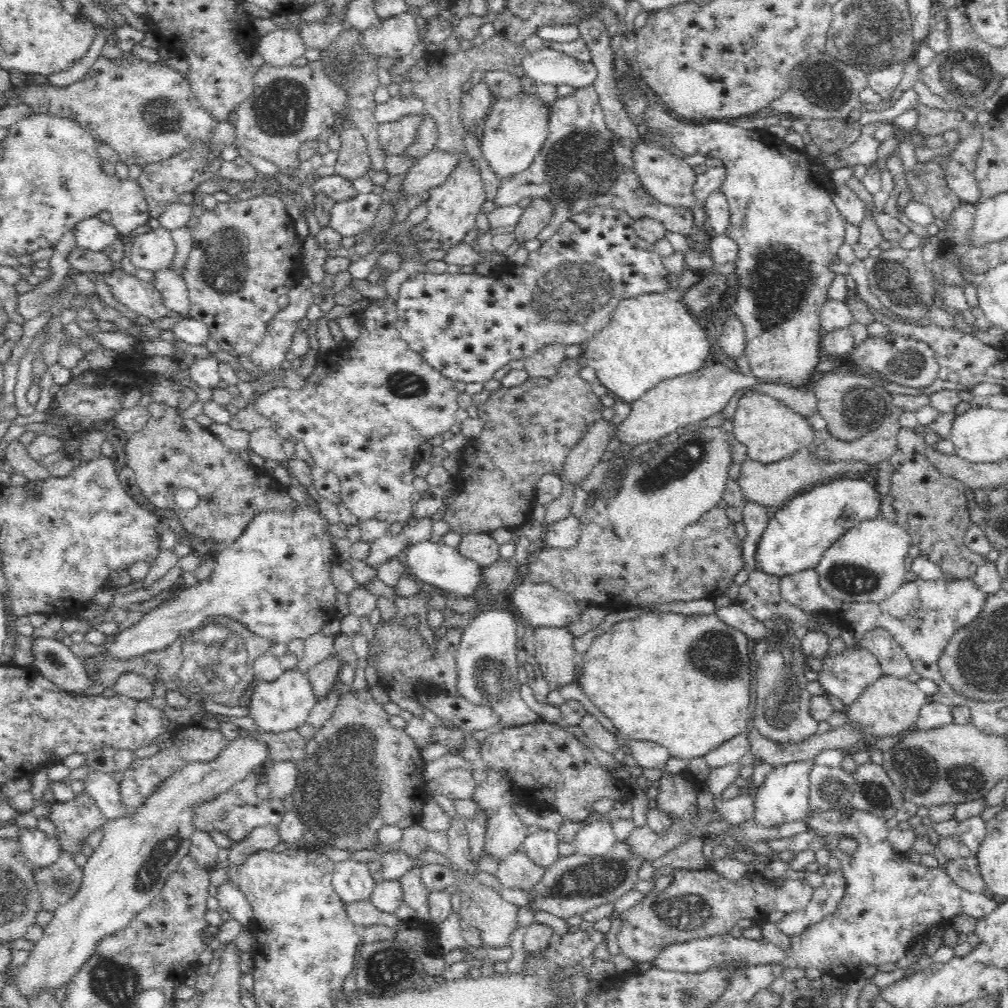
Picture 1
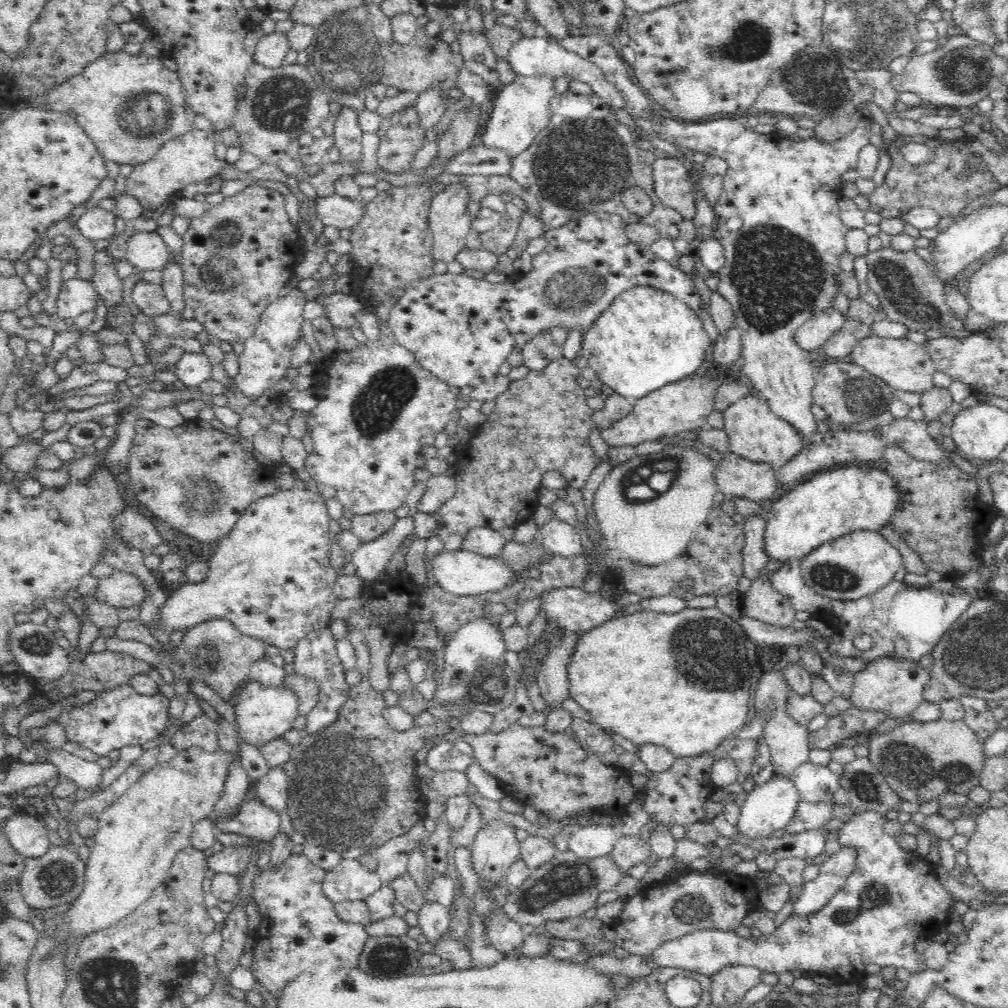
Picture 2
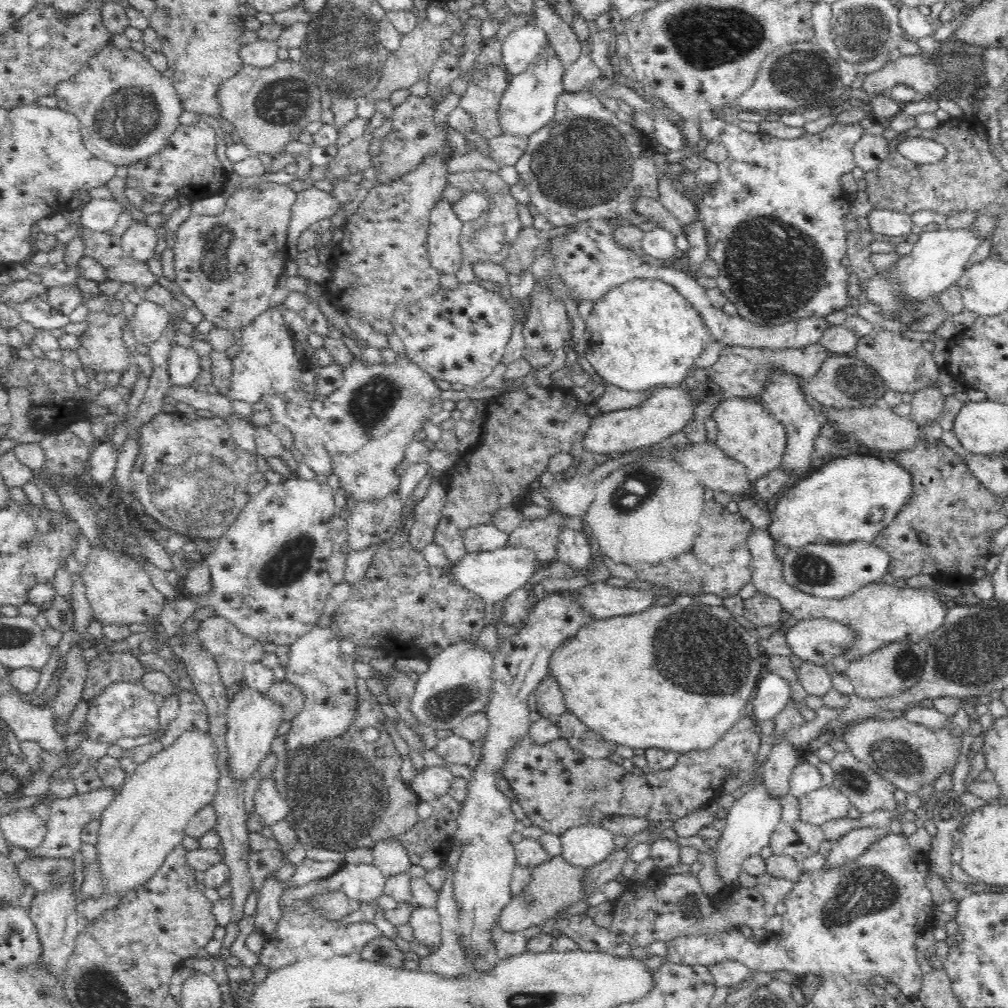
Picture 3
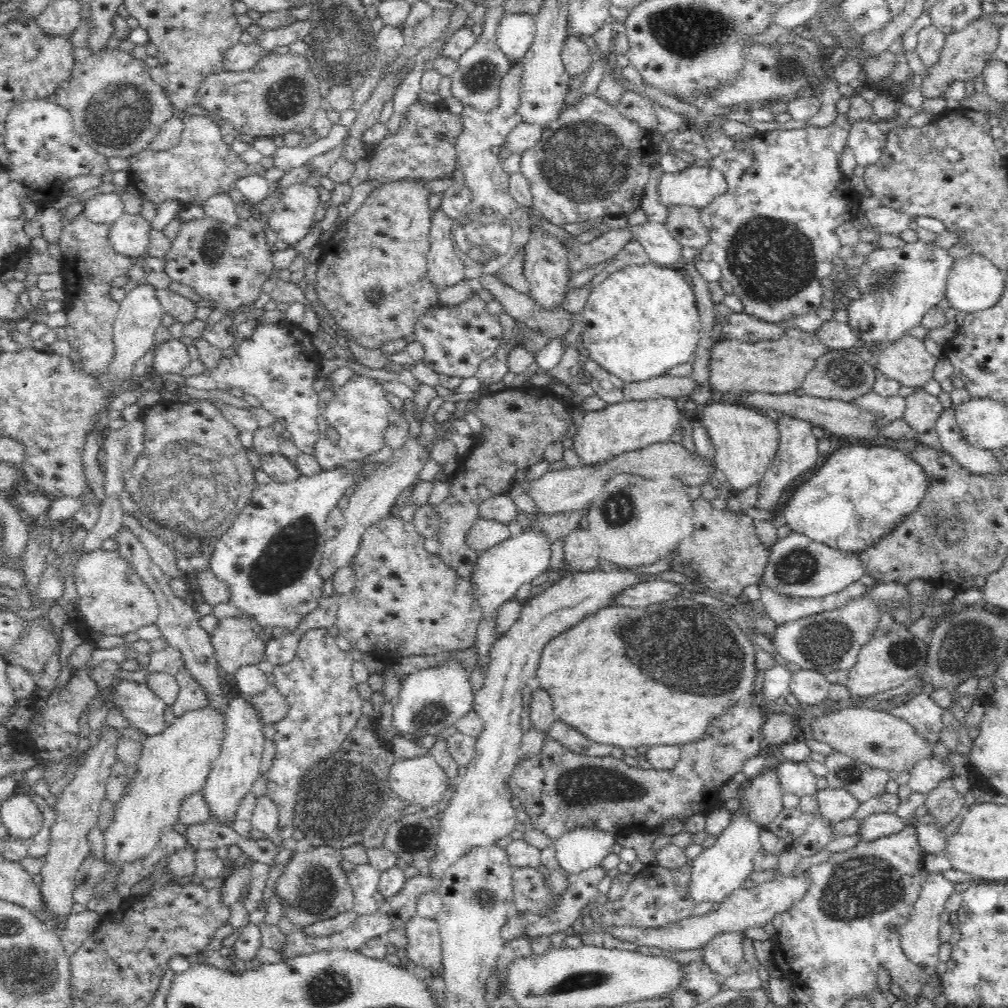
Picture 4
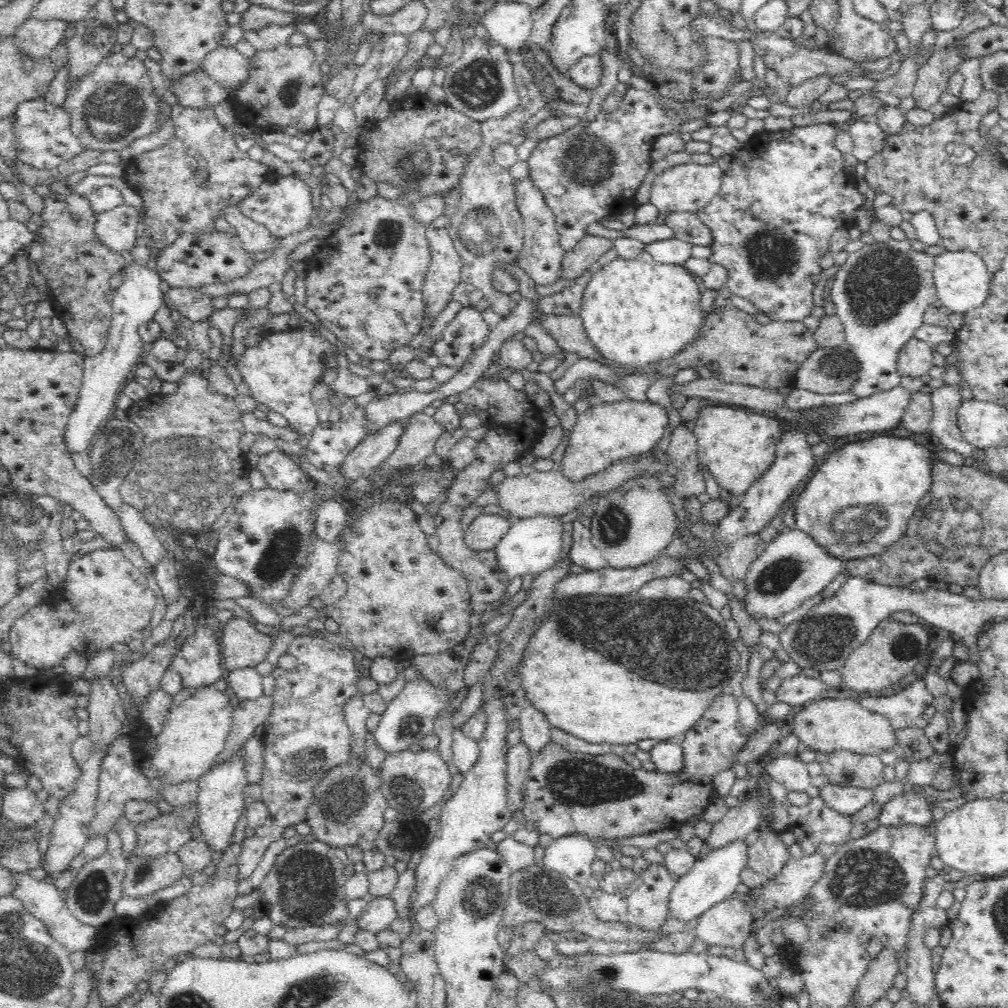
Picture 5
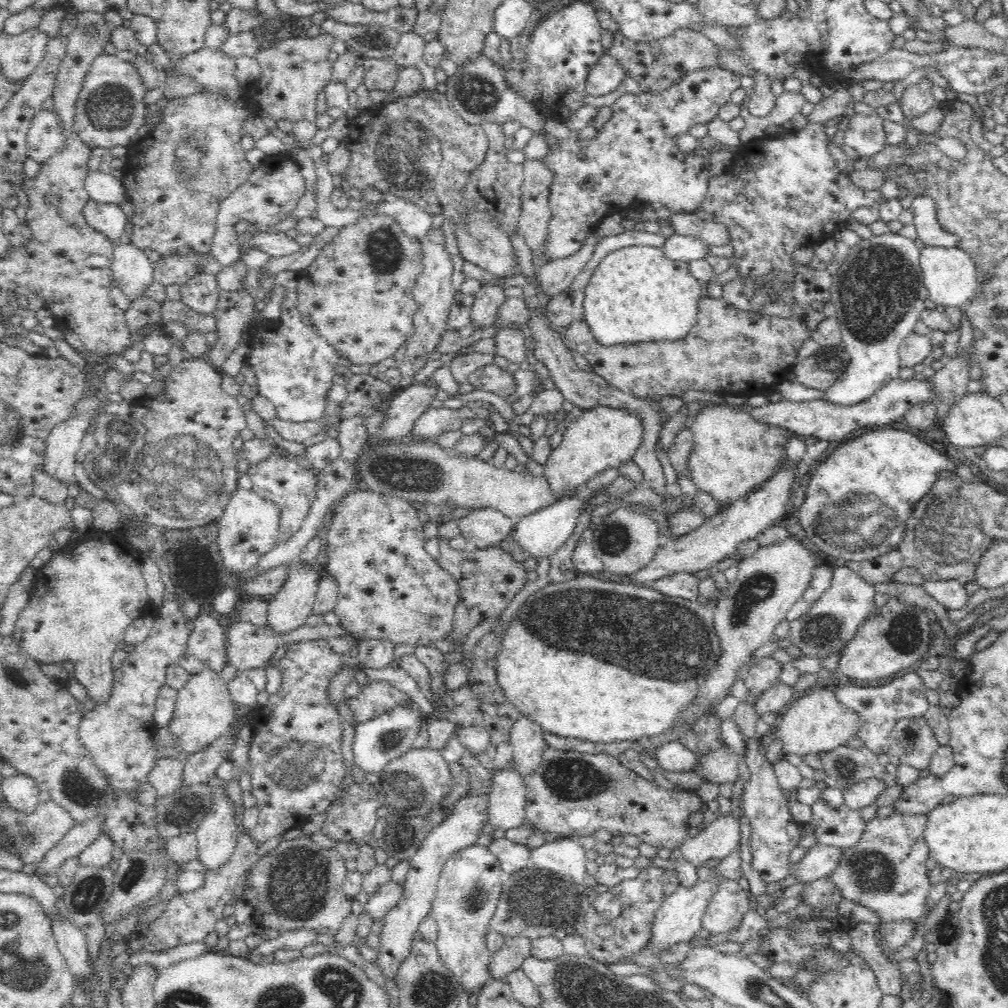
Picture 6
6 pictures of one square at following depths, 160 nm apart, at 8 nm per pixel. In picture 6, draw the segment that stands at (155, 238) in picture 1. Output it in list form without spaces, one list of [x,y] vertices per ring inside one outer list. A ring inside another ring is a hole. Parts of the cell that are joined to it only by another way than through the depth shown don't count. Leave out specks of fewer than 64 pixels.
[[[88,198],[81,213],[89,226],[105,232],[115,242],[127,228],[127,217],[118,204],[104,204]]]

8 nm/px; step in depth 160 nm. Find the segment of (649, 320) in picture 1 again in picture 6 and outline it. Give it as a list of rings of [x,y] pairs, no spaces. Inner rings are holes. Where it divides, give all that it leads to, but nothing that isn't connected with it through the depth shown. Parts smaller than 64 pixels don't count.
[[[630,244],[608,252],[594,270],[585,288],[584,321],[602,344],[620,344],[684,337],[697,323],[699,302],[705,293],[704,285],[689,271],[686,260],[672,260],[666,256],[666,247]]]

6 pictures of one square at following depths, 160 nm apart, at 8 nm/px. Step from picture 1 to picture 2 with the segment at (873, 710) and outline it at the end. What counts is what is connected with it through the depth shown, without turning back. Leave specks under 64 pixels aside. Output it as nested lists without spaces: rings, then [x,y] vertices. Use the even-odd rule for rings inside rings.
[[[894,655],[879,657],[856,672],[849,700],[854,706],[866,710],[885,710],[891,719],[910,715],[922,701],[922,690],[930,678],[928,670],[918,660]]]

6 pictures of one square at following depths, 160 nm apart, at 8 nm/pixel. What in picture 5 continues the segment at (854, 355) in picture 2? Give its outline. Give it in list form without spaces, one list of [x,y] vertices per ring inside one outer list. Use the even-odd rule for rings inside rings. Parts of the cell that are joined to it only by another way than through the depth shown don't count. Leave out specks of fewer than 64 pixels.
[[[912,337],[899,352],[897,364],[901,376],[920,377],[932,368],[932,346],[916,337]]]

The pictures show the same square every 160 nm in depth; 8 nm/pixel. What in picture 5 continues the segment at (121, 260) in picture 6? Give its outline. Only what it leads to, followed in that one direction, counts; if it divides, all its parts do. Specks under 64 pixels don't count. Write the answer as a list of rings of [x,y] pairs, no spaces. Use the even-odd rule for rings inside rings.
[[[126,255],[126,262],[122,269],[124,270],[122,284],[115,288],[113,293],[113,327],[109,328],[106,346],[102,352],[93,357],[83,356],[83,379],[78,392],[78,400],[76,400],[76,404],[74,404],[70,416],[68,416],[64,432],[62,432],[62,445],[66,447],[66,453],[68,454],[86,453],[94,441],[92,437],[96,434],[100,422],[112,417],[112,413],[116,408],[114,402],[119,395],[118,388],[127,377],[132,375],[132,368],[138,364],[140,355],[145,351],[144,342],[138,335],[137,327],[153,319],[160,302],[162,302],[162,299],[160,299],[160,284],[163,280],[156,269],[152,270],[146,264],[138,264],[133,257],[128,255]]]

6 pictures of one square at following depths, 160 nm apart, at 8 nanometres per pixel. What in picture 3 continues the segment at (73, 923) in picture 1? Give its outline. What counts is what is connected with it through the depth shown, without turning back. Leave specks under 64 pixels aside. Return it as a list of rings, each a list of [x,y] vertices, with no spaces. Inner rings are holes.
[[[186,728],[170,744],[159,749],[146,762],[138,764],[125,780],[124,786],[112,803],[100,816],[97,860],[105,877],[105,891],[127,893],[142,884],[162,864],[166,854],[181,844],[186,822],[198,808],[212,802],[217,792],[221,772],[218,766],[219,752],[213,736],[204,728]]]

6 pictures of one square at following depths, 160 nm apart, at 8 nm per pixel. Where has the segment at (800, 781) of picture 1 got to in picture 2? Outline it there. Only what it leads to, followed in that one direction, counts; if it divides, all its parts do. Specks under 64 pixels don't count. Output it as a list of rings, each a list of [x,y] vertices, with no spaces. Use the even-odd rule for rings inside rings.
[[[772,777],[762,785],[755,785],[754,790],[748,793],[746,801],[739,806],[738,820],[735,821],[735,834],[742,834],[750,840],[767,840],[768,836],[790,824],[796,805],[799,804],[797,789],[792,785],[791,779]]]

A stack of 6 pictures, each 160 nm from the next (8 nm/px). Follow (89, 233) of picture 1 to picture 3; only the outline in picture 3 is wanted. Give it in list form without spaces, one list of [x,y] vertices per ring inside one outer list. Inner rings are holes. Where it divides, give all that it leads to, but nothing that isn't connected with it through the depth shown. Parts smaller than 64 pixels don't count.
[[[109,196],[109,198],[92,198],[83,206],[81,211],[81,224],[90,230],[104,232],[118,222],[123,213],[122,205]]]

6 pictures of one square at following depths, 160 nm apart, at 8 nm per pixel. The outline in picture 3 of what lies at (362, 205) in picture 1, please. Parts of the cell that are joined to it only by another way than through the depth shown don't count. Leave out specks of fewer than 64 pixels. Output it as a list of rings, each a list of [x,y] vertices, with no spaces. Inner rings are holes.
[[[308,188],[295,193],[295,200],[290,206],[290,218],[286,226],[286,254],[288,259],[294,260],[297,253],[298,238],[304,230],[315,225],[318,220],[332,217],[342,206],[332,192],[323,192],[318,188]]]

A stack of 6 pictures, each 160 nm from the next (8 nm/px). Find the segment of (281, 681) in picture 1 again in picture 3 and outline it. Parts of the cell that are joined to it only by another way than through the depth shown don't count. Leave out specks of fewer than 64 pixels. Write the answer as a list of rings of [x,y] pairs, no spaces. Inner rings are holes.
[[[243,687],[231,698],[225,715],[223,746],[226,747],[226,756],[223,757],[223,770],[226,770],[226,778],[230,779],[230,783],[244,783],[254,776],[261,762],[271,753],[270,744],[282,722],[280,708],[265,699],[261,692]]]

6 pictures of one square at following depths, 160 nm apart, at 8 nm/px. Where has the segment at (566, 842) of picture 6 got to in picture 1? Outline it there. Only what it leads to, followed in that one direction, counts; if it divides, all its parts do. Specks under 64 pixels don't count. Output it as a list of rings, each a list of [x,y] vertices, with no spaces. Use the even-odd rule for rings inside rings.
[[[591,817],[586,820],[572,842],[575,852],[586,856],[608,854],[618,842],[609,821],[600,817]]]

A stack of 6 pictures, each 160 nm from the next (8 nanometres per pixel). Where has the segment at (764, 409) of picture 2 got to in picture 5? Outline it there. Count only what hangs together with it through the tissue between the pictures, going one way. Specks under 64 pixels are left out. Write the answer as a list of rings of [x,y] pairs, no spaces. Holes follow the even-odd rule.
[[[708,405],[700,408],[696,420],[691,422],[690,427],[697,440],[698,466],[702,466],[716,480],[720,490],[726,490],[737,496],[744,494],[750,485],[770,468],[777,455],[778,443],[781,442],[784,434],[780,419],[770,417],[769,414],[754,414],[744,410],[744,407],[732,405]]]

